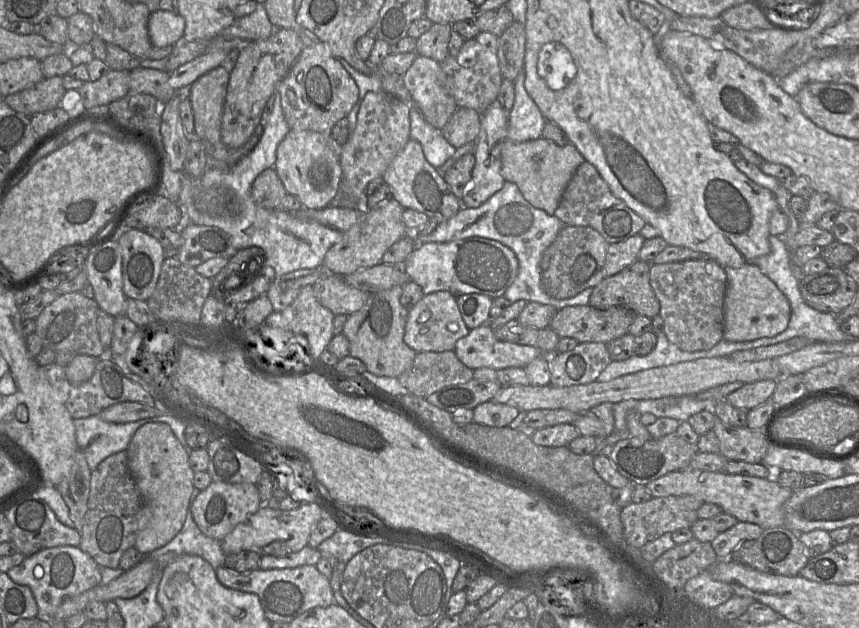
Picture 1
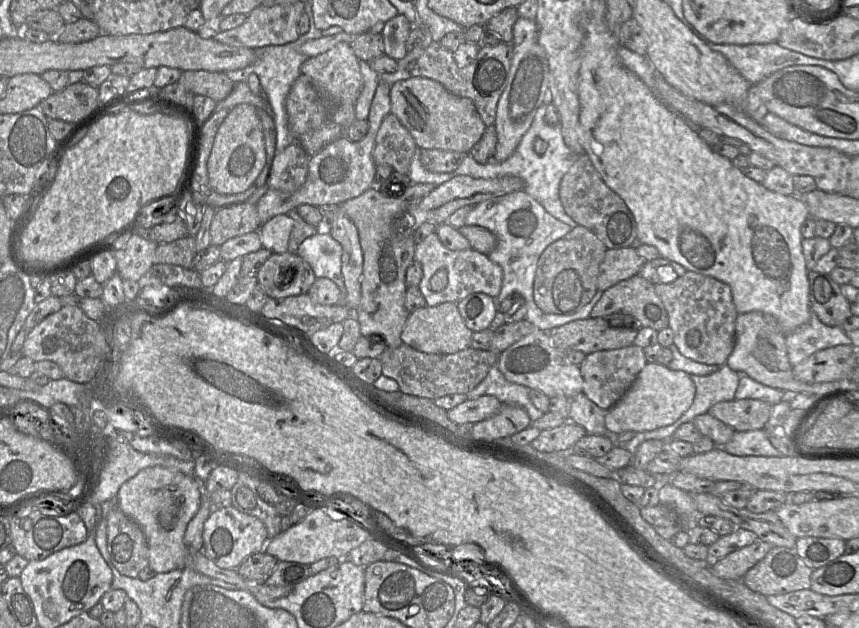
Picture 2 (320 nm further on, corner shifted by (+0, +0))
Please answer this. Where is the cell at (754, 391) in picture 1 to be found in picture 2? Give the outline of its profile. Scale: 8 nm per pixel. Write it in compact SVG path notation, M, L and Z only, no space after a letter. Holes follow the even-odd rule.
M733 399L713 405L708 414L722 421L734 431L753 431L765 428L773 405L757 399Z

